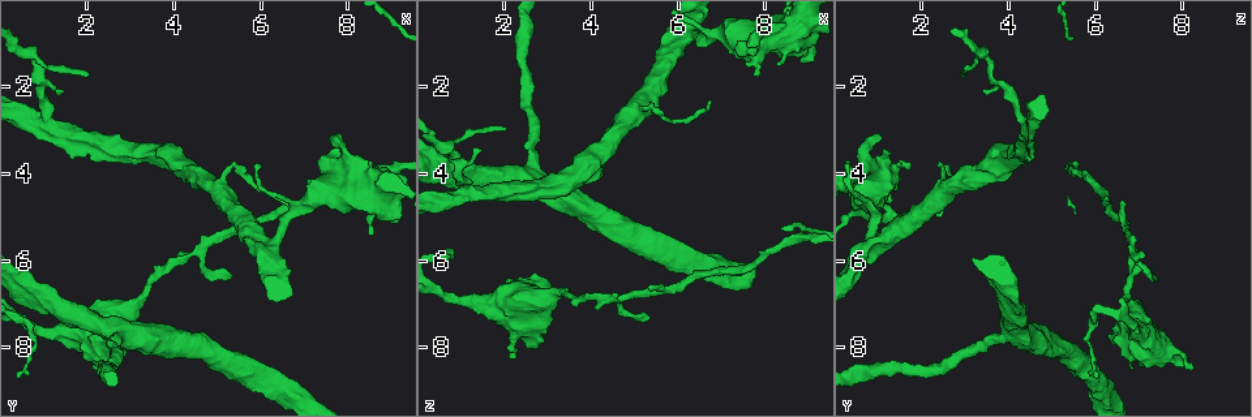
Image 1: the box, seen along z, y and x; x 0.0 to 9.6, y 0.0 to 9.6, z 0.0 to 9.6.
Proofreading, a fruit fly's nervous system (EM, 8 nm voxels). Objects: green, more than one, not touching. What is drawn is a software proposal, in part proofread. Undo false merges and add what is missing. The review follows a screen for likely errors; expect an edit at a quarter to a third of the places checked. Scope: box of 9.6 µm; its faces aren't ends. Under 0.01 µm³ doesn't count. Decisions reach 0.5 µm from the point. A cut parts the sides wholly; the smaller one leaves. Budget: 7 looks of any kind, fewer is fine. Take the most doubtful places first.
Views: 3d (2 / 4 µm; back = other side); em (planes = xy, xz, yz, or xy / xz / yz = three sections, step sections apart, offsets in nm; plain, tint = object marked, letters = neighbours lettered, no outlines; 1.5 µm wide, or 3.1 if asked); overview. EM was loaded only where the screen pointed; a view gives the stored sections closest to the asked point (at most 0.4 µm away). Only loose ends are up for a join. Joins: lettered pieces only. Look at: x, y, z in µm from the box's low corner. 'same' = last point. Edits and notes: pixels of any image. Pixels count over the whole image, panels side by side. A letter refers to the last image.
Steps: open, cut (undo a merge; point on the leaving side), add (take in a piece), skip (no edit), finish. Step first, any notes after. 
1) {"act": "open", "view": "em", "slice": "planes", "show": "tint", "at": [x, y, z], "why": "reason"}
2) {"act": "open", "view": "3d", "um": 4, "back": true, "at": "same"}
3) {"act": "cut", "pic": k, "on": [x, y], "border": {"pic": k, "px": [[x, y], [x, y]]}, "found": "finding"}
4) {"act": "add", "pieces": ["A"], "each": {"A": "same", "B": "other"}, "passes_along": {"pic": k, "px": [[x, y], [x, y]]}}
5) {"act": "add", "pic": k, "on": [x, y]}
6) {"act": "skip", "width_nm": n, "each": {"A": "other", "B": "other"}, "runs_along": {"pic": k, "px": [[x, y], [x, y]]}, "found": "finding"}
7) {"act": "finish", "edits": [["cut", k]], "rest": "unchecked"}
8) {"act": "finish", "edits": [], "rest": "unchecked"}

{"act": "open", "view": "em", "slice": "planes", "show": "letters", "at": [7.00, 4.85, 0.90], "why": "small branch off a trunk"}

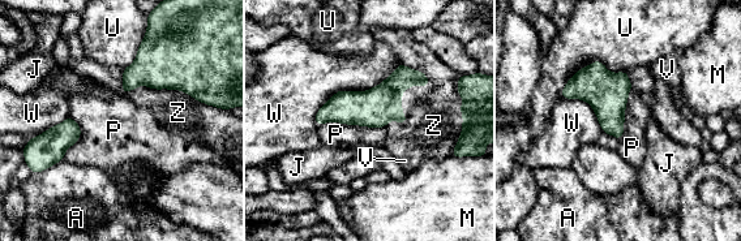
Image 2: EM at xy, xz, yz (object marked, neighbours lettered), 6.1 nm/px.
{"act": "skip", "each": {"A": "other", "J": "other", "M": "other", "P": "other", "U": "other", "V": "other", "W": "other", "Z": "other"}, "found": "continuous, no second cell"}

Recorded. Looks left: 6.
{"act": "open", "view": "em", "slice": "planes", "show": "plain", "at": [2.70, 8.45, 8.00], "why": "stops while still wide"}

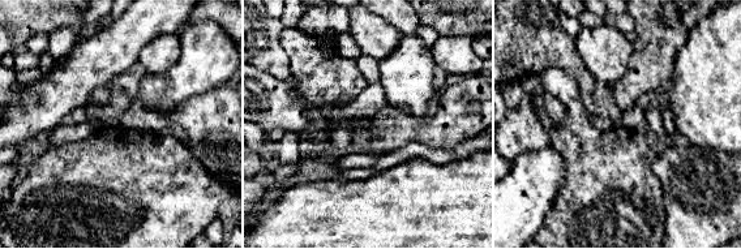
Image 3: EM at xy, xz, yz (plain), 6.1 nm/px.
{"act": "open", "view": "em", "slice": "planes", "show": "letters", "at": "same", "why": "see the neighbours"}

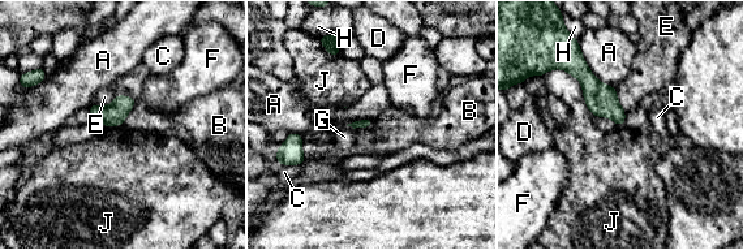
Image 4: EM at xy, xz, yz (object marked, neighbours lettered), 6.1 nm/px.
{"act": "skip", "each": {"A": "other", "B": "other", "C": "other", "D": "other", "E": "other", "F": "other", "G": "other", "H": "other", "J": "other"}, "border": {"pic": 4, "px": [[552, 69], [579, 82], [592, 113]]}, "found": "no lettered piece goes on from it"}

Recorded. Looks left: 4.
{"act": "open", "view": "3d", "um": 2, "at": [0.75, 1.35, 3.45], "why": "three-way junction"}

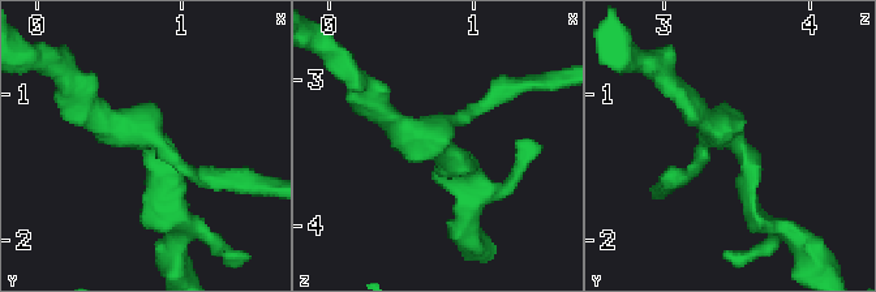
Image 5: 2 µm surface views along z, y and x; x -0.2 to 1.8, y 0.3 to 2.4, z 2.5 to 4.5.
{"act": "open", "view": "em", "slice": "planes", "show": "letters", "at": [0.78, 1.32, 3.44], "arms": 3, "why": "now the EM"}

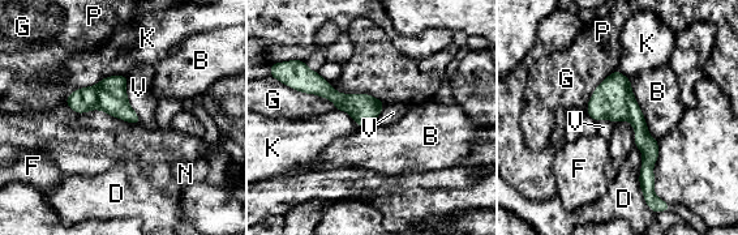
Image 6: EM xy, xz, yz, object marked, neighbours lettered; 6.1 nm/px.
{"act": "skip", "each": {"B": "other", "D": "other", "F": "other", "G": "other", "K": "other", "N": "other", "P": "other", "V": "other"}, "found": "one cell here"}

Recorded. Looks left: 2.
{"act": "finish", "edits": [], "rest": "unchecked"}

